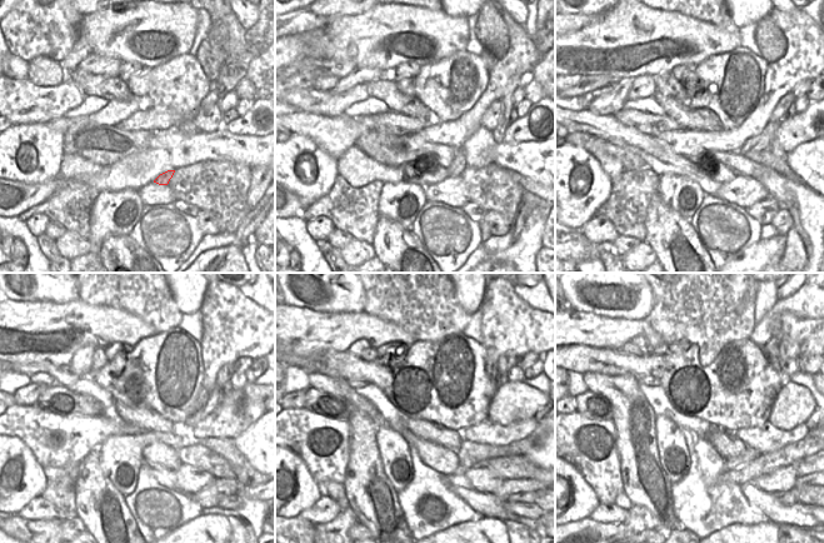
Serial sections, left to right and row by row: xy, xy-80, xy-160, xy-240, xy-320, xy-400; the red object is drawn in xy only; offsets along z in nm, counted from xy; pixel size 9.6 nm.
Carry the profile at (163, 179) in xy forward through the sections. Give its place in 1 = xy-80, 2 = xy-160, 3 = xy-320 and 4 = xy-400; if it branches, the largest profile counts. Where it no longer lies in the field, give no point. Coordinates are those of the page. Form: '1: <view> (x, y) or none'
1: xy-80 (458, 165)
2: xy-160 (760, 142)
3: xy-320 (495, 375)
4: xy-400 (772, 348)

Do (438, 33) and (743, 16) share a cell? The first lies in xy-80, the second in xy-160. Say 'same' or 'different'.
different

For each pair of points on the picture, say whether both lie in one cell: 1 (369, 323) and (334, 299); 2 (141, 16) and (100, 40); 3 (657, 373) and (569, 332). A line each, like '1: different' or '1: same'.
1: different
2: same
3: different

